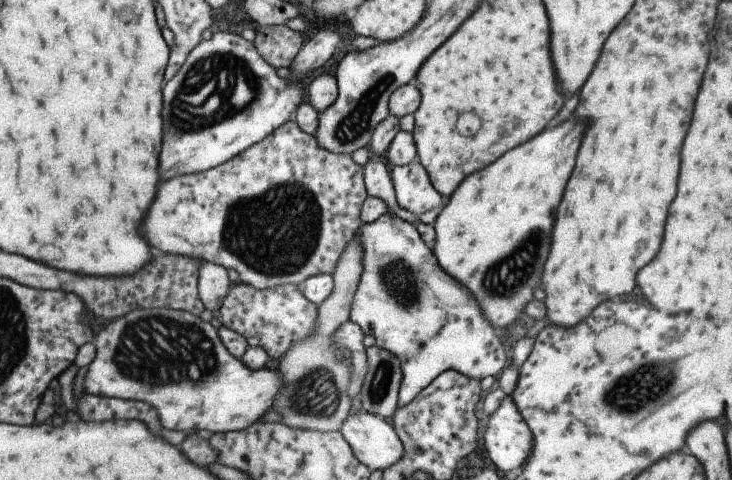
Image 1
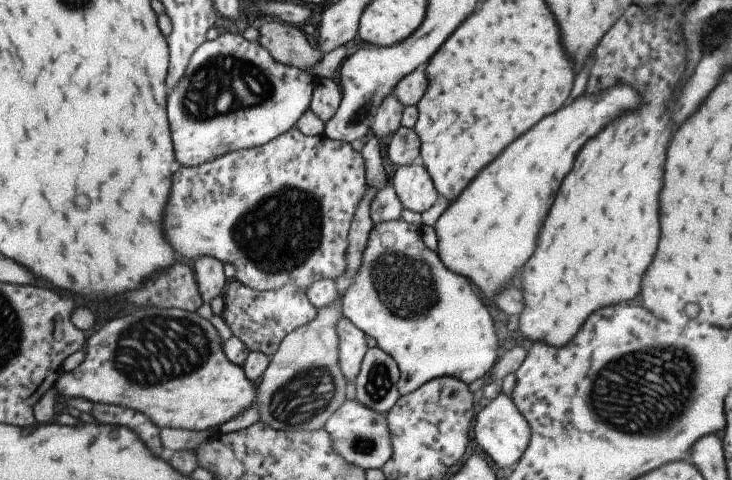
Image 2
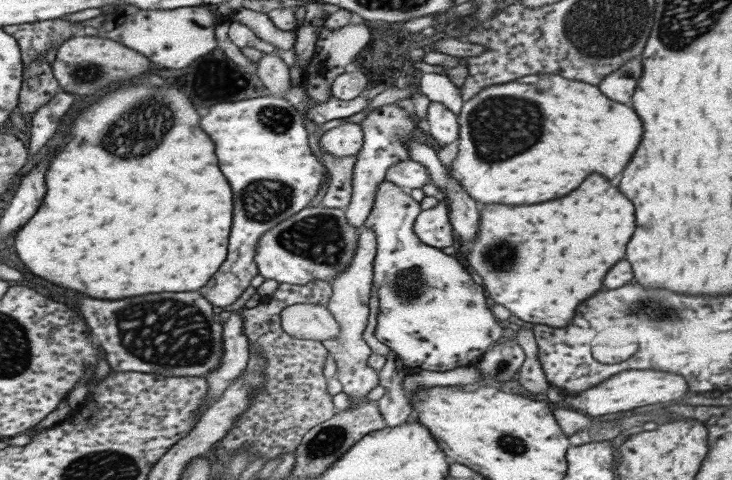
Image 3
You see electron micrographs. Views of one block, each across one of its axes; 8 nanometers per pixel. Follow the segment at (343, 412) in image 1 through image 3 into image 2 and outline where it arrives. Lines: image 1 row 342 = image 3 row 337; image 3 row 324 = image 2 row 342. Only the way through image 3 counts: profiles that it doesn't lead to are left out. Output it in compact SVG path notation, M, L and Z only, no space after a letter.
M340 294L340 299L336 299L331 303L328 303L322 308L317 308L317 315L314 317L314 320L311 320L308 324L297 328L295 331L292 331L290 334L287 334L280 343L278 350L271 356L268 368L263 372L262 382L260 382L259 387L257 388L257 402L253 405L257 405L261 414L260 421L263 424L270 425L272 428L281 430L281 431L315 431L318 429L324 429L325 424L328 422L329 417L333 415L333 412L336 412L337 408L340 408L344 401L346 401L346 384L347 380L344 376L344 373L341 371L341 366L339 365L339 336L337 335L337 324L338 321L343 317L343 311L341 310L341 300L343 294Z

